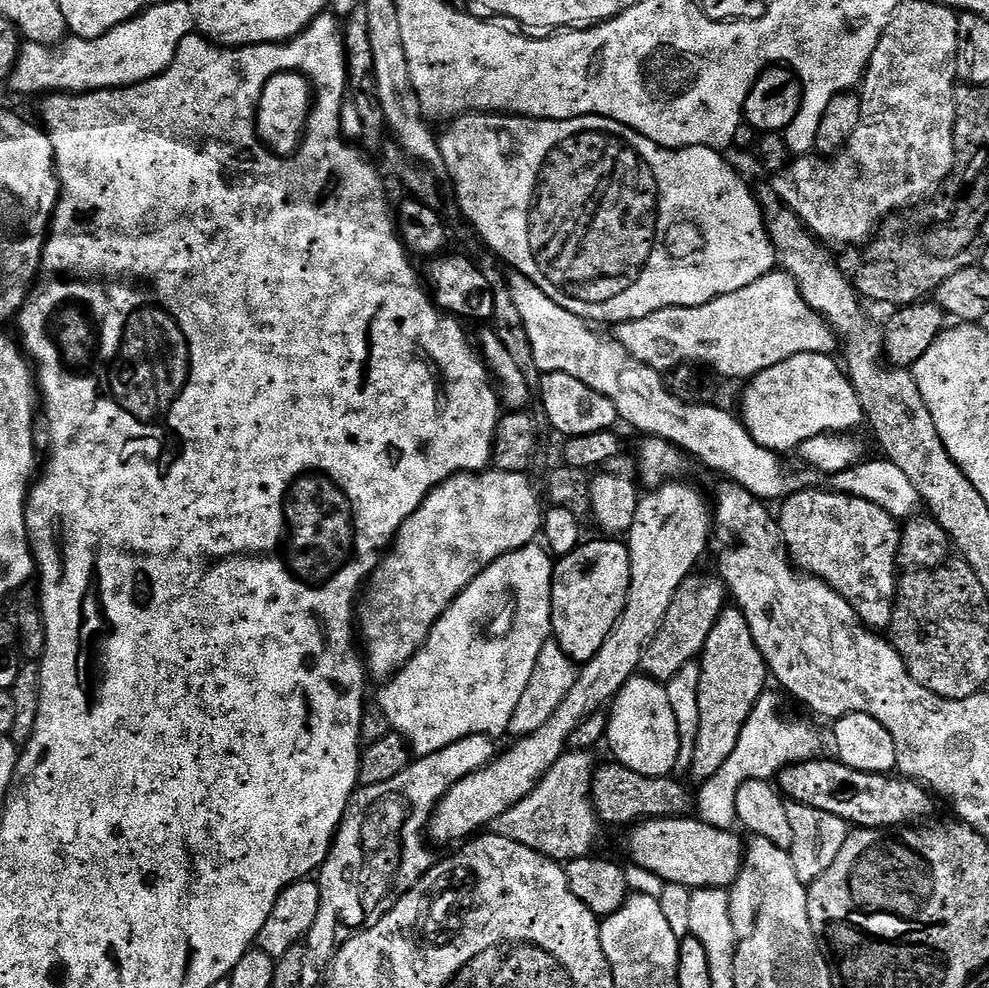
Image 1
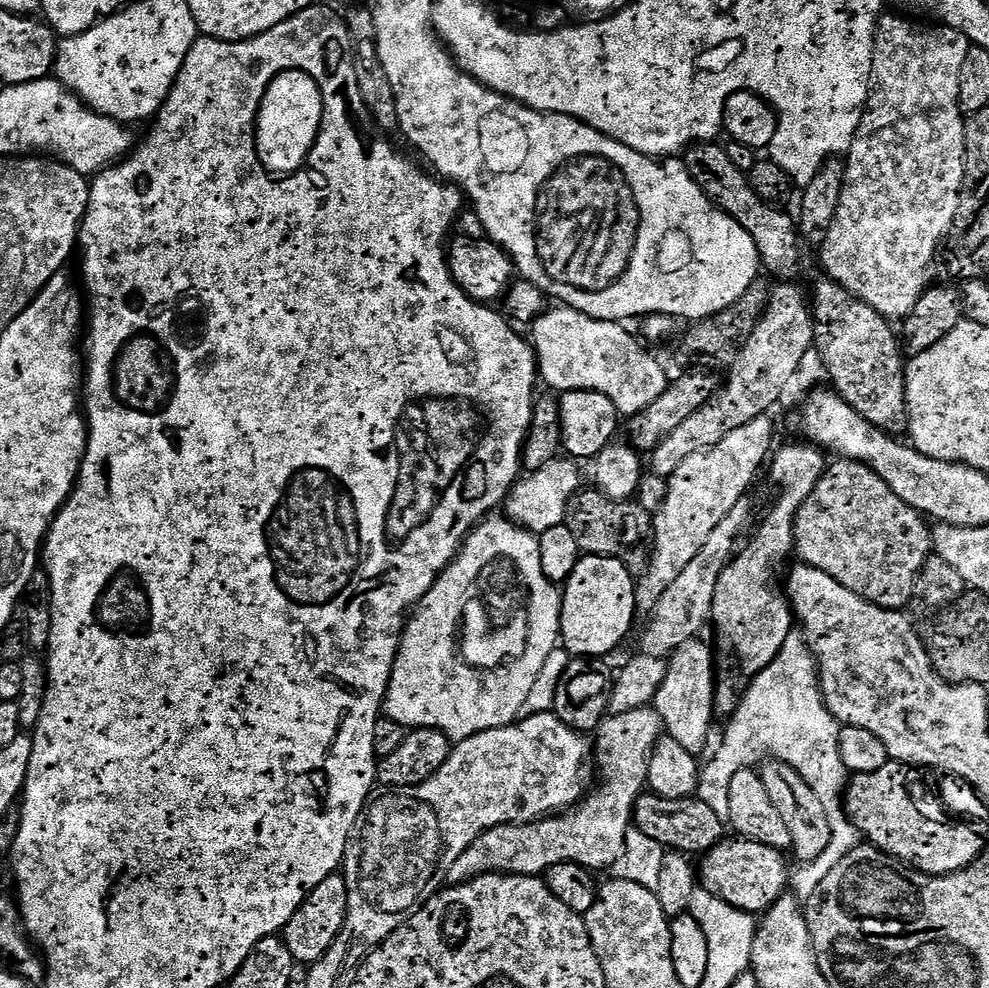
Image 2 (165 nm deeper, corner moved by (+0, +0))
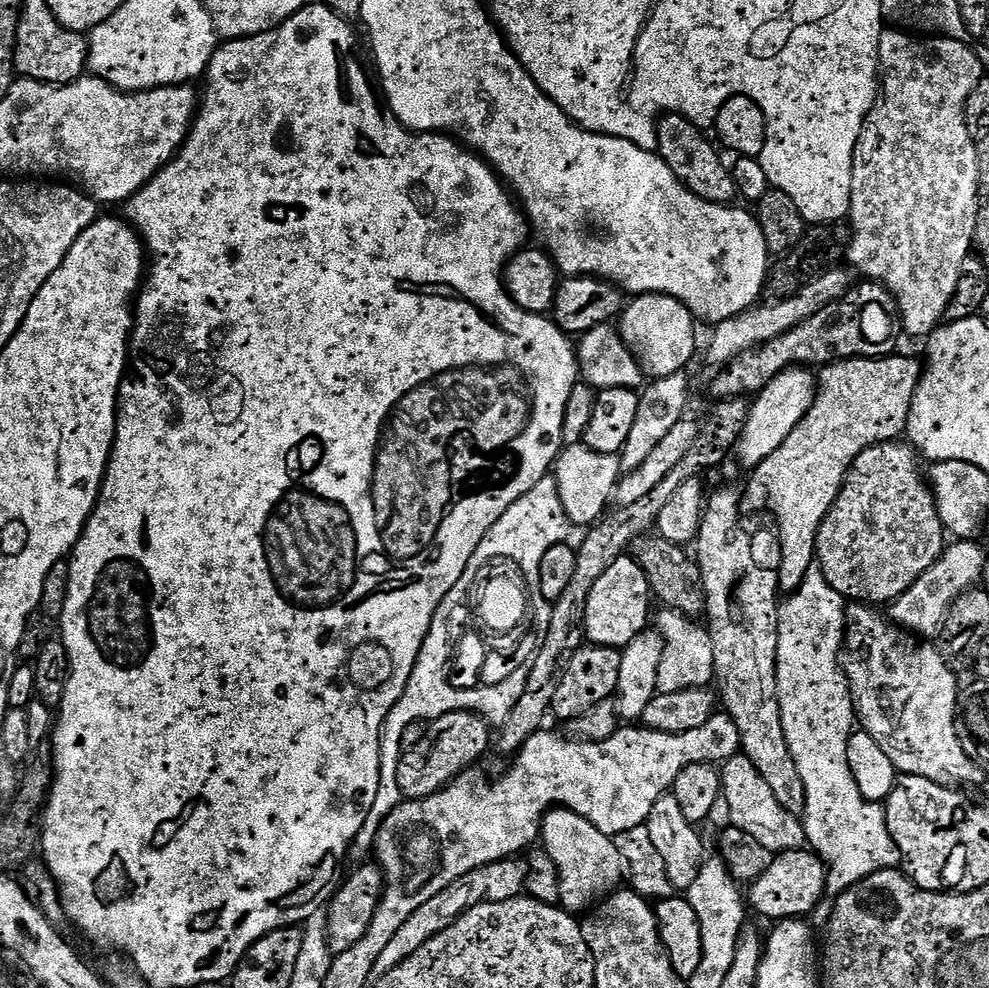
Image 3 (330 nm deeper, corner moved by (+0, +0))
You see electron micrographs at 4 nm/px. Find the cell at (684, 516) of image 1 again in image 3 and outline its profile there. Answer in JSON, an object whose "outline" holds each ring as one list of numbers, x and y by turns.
{"outline":[[804,366,788,368,774,377,751,401,748,420,734,444,734,453,745,464,745,469,757,468,763,460,770,458,770,454,774,454,774,450,778,450,778,446,790,438,790,430,794,430,794,426,798,426,798,422,802,422,810,410,816,397,817,377,808,372,811,371]]}

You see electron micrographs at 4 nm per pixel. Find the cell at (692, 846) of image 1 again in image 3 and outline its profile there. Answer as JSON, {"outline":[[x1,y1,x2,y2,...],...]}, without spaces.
{"outline":[[797,850,794,852,779,853,773,859,770,870,762,874,746,892,746,900,760,916,765,916,771,922,781,920,795,920,807,917,807,912,812,912,820,904,820,899,825,899,828,887,828,870,824,861,811,850]]}

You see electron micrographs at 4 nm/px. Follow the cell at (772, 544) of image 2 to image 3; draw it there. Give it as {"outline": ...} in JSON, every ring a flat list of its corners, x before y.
{"outline":[[881,354,875,358,853,358,851,360,838,360,834,364,825,364,819,369,818,379,816,382,816,397,810,406,810,410,802,418,802,422,798,422,798,426,794,426,794,430,790,430,790,438,786,438,786,442,782,442,782,446,778,446,778,450,774,450,774,454,770,454,770,458,766,458,757,468,751,469,748,485,742,488,742,508,745,513,748,512,764,512,768,508,770,515,776,519,776,532,780,535,780,568,778,567,778,575,780,577,781,593,791,594,795,592,798,586,802,586,802,578,806,578,806,574,814,567,816,559,816,539,818,538,818,530,822,526,822,522,826,518,826,514,830,514,830,510,834,506,834,502,838,498,838,494,842,490,844,480,848,477,848,471,852,468,852,463,858,458,858,454,862,454,867,448,872,448,876,444,887,444,896,442,905,435,908,426,908,415,910,414,910,406,914,402,914,394,916,387,920,385,922,375,921,361,911,360,908,356,888,356,889,354]]}

